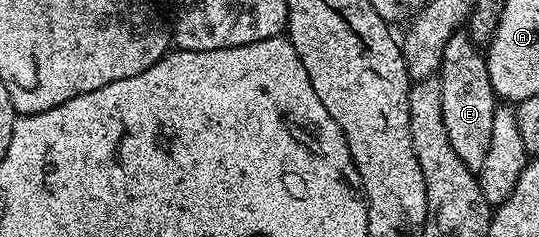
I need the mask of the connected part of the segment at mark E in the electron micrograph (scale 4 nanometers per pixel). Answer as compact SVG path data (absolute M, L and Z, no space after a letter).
M466 33L449 37L439 62L437 78L441 81L441 117L445 117L445 133L457 157L473 172L479 172L489 153L490 135L493 133L493 113L497 96L493 81L489 81L486 54Z

